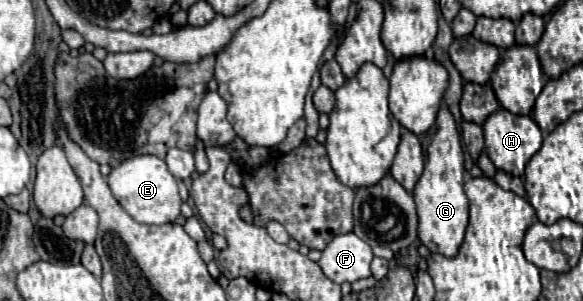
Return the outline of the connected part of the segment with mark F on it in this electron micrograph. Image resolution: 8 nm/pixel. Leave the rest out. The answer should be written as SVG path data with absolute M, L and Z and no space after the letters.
M348 232L334 236L334 240L322 250L318 264L328 278L342 284L370 276L372 258L372 248L354 232Z

